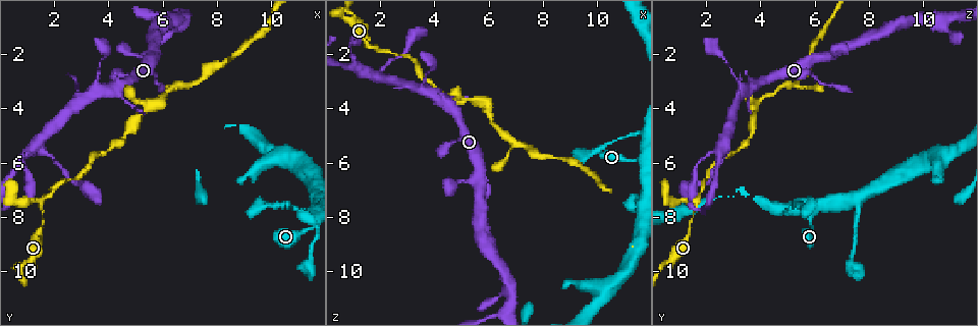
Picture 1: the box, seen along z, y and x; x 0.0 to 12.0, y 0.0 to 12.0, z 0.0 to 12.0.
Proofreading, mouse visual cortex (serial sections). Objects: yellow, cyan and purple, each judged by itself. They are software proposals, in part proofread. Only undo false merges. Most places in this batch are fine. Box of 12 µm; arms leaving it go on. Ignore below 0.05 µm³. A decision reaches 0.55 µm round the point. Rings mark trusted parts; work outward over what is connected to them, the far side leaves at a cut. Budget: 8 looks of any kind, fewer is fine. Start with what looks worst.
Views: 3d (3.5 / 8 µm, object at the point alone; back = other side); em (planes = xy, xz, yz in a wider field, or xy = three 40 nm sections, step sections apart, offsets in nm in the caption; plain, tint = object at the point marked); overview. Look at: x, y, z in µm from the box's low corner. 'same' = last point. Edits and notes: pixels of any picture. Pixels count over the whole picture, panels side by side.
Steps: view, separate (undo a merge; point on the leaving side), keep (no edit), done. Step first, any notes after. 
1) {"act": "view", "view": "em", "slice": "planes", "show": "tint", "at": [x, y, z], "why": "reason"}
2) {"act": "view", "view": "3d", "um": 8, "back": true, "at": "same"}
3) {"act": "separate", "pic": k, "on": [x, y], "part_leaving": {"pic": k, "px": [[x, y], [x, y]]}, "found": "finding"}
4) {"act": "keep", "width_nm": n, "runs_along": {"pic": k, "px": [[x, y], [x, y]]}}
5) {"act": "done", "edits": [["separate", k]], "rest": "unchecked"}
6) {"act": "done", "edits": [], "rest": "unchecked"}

{"act": "view", "view": "3d", "um": 3.5, "at": [1.5, 7.4, 1.6], "why": "three-way junction"}

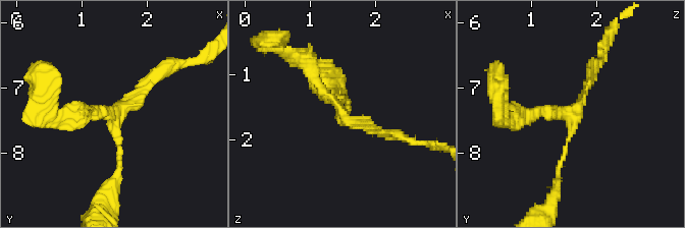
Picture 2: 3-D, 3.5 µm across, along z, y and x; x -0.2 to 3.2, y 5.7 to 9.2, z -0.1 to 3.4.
{"act": "view", "view": "em", "slice": "planes", "show": "tint", "at": [1.50, 7.40, 1.70], "arms": 3, "arm_widths_nm": [100, 150, 200], "why": "now the EM"}

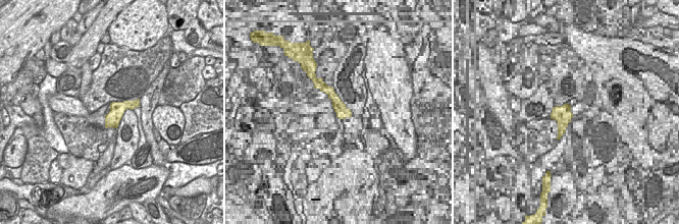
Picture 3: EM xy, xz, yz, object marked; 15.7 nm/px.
{"act": "keep", "runs_along": {"pic": 2, "px": [[111, 180], [117, 168], [114, 115], [164, 71]]}, "found": "one cell here"}

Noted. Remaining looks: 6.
{"act": "view", "view": "3d", "um": 3.5, "at": [5.4, 4.1, 3.7]}

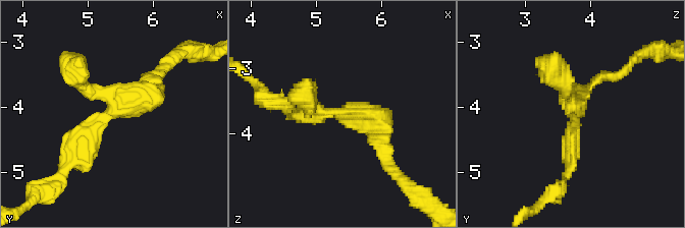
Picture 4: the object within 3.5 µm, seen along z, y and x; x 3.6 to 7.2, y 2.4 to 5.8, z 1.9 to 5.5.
{"act": "view", "view": "em", "slice": "xy", "step": 1, "show": "tint", "at": [5.45, 4.05, 3.75], "arms": 3, "arm_widths_nm": [200, 250, 300]}

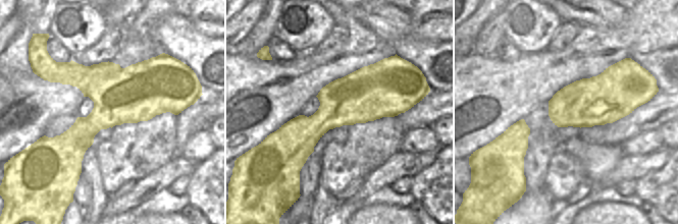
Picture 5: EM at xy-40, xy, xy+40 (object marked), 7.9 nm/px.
{"act": "keep", "runs_along": {"pic": 4, "px": [[69, 164], [151, 76]]}, "found": "one cell here"}

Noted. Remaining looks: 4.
{"act": "view", "view": "3d", "um": 3.5, "at": [11.3, 7.8, 5.0], "why": "thick turns thin"}

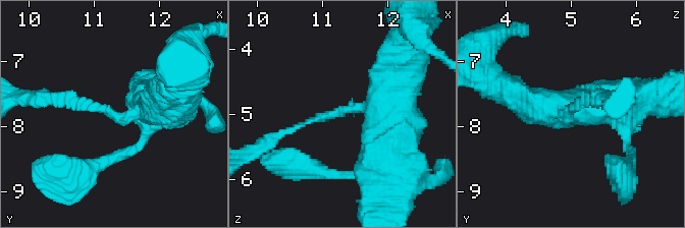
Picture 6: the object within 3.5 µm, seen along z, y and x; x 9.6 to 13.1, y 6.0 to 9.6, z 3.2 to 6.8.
{"act": "view", "view": "em", "slice": "xy", "step": 3, "show": "tint", "at": [11.20, 7.75, 4.95], "arm_widths_nm": [100, 500]}

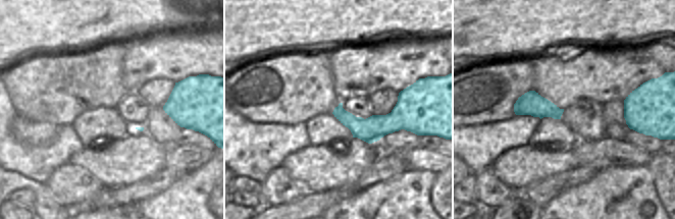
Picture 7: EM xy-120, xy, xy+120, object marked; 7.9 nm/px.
{"act": "keep", "found": "continuous, no second cell"}

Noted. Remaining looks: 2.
{"act": "done", "edits": [], "rest": "unchecked"}

